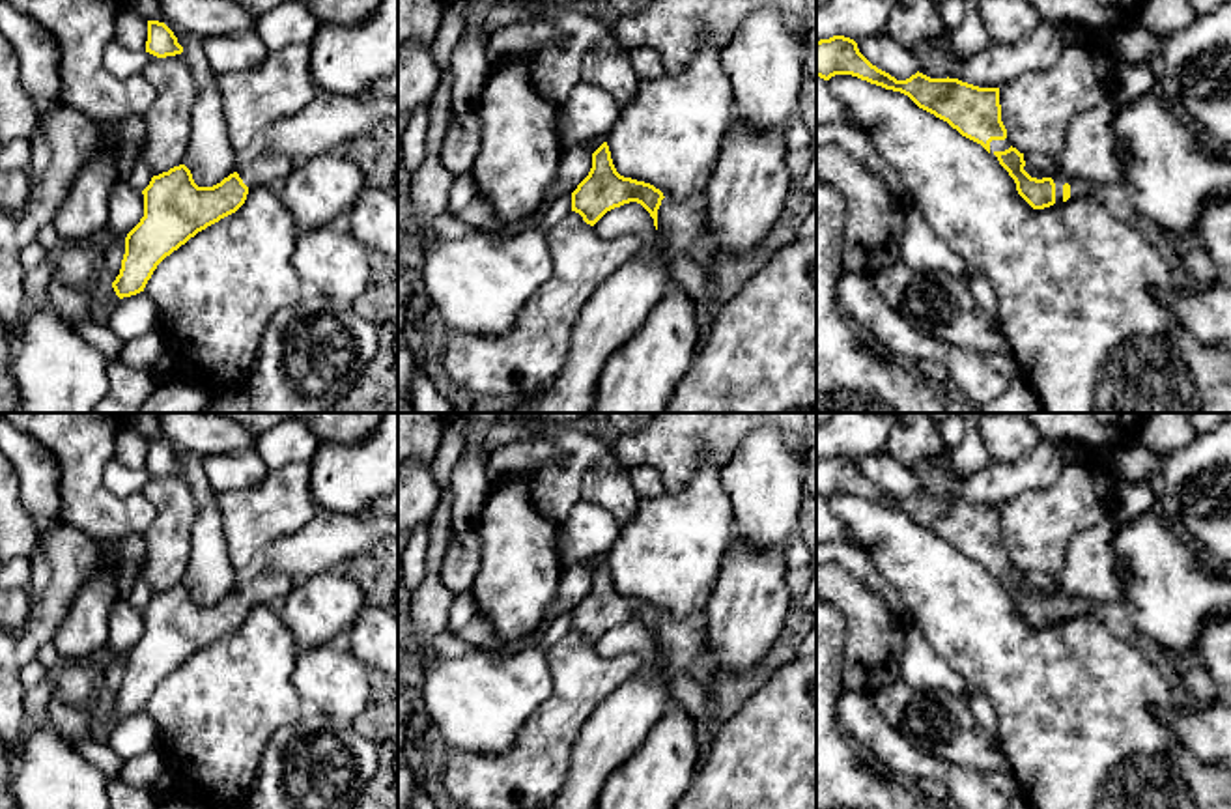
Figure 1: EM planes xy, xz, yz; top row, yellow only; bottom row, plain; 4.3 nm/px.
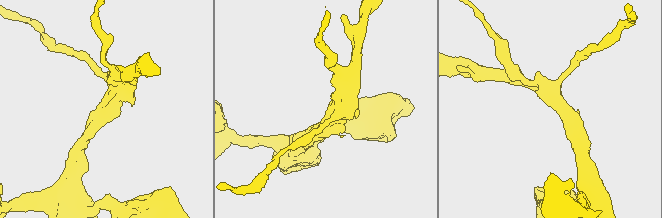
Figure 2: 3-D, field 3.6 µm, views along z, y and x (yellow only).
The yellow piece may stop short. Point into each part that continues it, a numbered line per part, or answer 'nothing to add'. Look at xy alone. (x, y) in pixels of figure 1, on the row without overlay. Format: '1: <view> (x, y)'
1: xy (269, 589)

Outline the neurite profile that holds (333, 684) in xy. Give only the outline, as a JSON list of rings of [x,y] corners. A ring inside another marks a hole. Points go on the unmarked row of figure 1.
[[[331,643],[299,650],[293,686],[308,714],[333,725],[351,725],[370,701],[368,667]]]

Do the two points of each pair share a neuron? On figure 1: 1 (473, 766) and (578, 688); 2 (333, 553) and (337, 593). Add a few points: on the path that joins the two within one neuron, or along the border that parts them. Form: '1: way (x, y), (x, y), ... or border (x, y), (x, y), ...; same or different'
1: way (501, 766), (510, 766), (561, 716); same
2: border (337, 568), (316, 572), (309, 578); different

